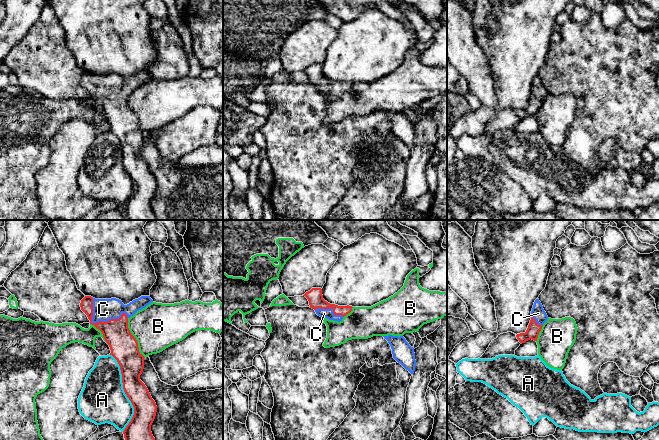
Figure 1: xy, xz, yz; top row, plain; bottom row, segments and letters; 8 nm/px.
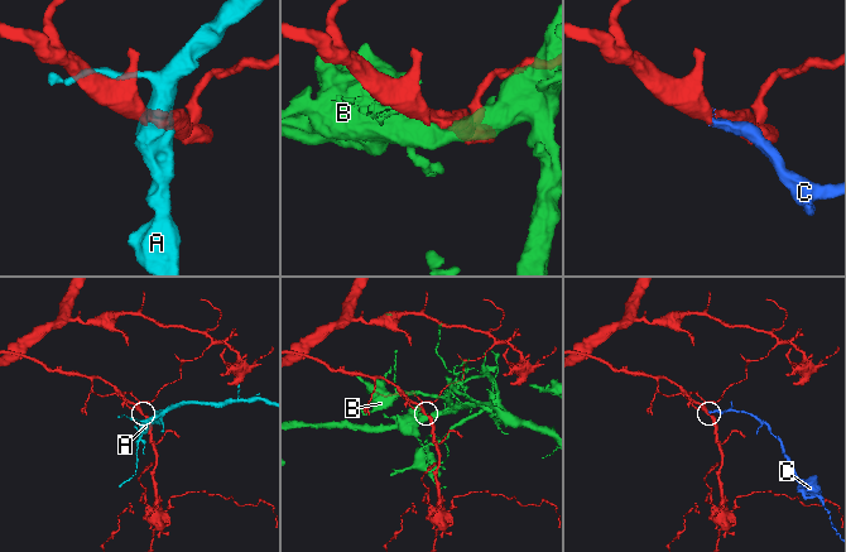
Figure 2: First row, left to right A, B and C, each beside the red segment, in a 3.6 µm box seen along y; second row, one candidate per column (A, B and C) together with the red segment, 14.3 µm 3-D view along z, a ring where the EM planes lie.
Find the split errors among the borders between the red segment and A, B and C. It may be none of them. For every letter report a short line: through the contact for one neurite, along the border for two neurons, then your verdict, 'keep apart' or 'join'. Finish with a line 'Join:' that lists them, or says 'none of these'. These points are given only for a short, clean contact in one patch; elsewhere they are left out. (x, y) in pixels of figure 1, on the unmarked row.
A: keep apart
B: keep apart
C: line xy (116, 109), (105, 98), (98, 98), (103, 93), (103, 85); join
Join: C

